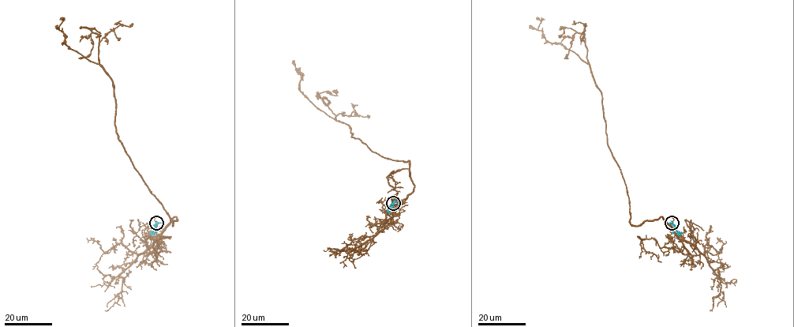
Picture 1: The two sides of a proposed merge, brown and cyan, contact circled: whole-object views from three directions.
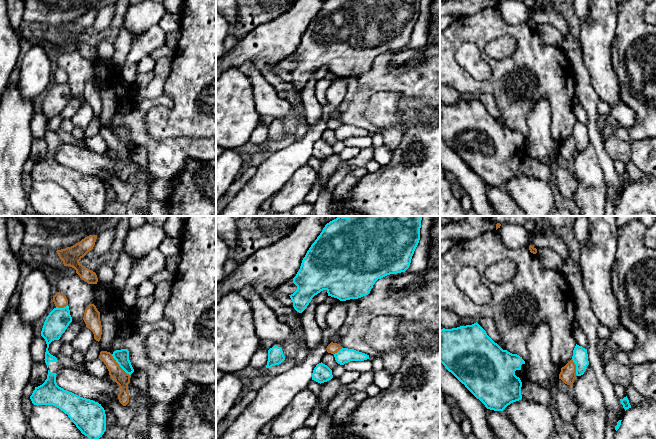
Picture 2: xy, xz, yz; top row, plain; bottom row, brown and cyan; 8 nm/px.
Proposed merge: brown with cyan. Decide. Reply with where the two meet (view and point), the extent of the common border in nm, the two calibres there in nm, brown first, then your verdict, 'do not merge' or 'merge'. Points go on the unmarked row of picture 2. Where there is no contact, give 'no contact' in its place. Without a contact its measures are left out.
contact xy (118, 141); length 240 nm; calibres 110 and 110 nm; do not merge

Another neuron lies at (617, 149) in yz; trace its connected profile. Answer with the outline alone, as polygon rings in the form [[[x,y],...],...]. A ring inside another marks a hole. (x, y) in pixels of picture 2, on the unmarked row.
[[[611,137],[604,143],[604,148],[612,160],[624,163],[631,161],[631,144],[616,137]]]

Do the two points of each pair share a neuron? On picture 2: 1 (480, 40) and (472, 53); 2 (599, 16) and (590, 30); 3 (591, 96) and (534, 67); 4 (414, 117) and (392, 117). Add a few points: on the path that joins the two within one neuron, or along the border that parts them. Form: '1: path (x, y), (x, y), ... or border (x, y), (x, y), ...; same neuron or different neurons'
1: border (455, 51), (463, 43), (473, 42), (490, 65); different neurons
2: path (599, 19), (593, 27); same neuron
3: border (571, 66), (574, 72), (576, 93); different neurons
4: border (400, 106), (400, 122), (389, 128), (381, 129); different neurons

